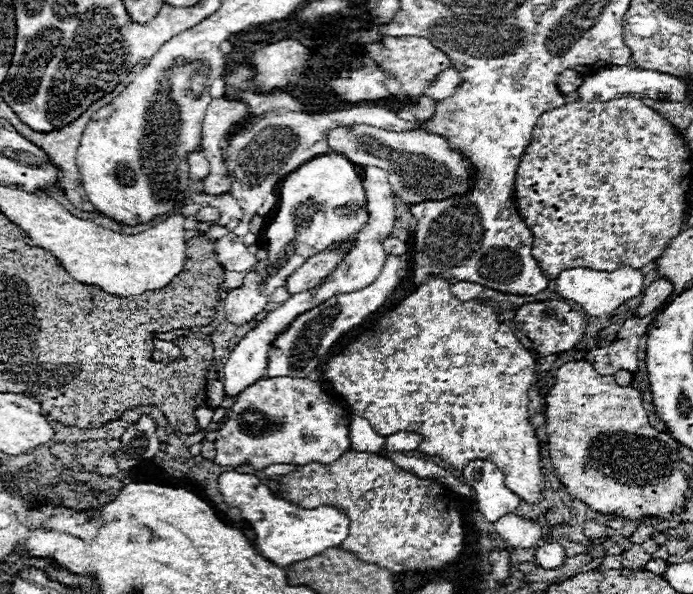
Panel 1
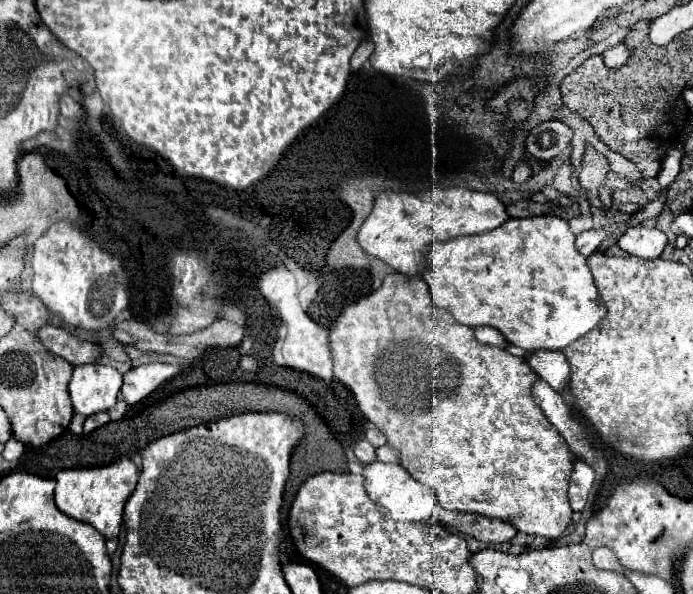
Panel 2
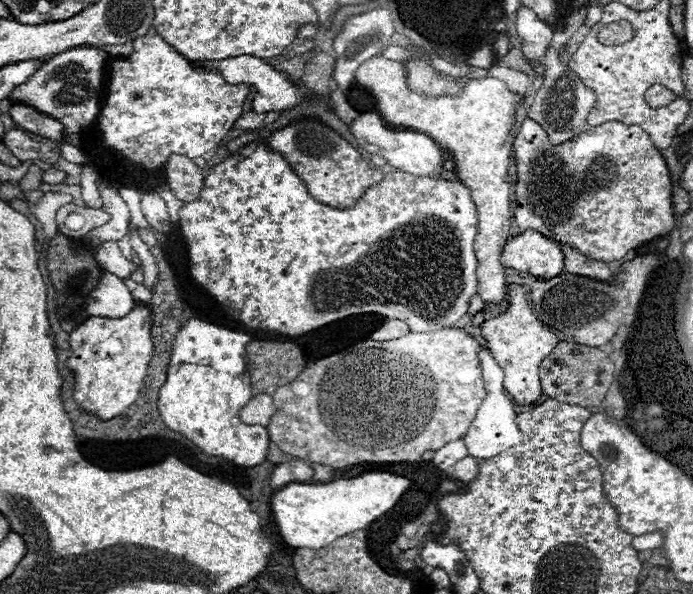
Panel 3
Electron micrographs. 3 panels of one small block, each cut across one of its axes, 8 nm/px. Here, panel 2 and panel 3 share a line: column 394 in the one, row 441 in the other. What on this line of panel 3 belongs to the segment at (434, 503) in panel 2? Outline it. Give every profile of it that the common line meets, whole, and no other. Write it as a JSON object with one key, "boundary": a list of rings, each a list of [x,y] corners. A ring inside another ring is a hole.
{"boundary":[[[480,354],[480,362],[482,362],[482,374],[484,374],[484,382],[488,388],[488,396],[482,402],[482,406],[476,414],[476,420],[468,428],[468,434],[464,436],[464,444],[470,452],[470,456],[474,456],[476,460],[488,460],[488,458],[494,458],[496,454],[516,446],[520,442],[520,430],[516,424],[514,402],[502,386],[504,372],[498,370],[498,364],[496,364],[496,360],[492,360],[490,354]]]}

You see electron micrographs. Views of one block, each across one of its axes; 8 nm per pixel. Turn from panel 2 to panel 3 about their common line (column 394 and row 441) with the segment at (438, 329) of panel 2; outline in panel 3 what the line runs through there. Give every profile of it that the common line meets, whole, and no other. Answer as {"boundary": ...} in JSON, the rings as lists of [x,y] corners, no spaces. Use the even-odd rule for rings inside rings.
{"boundary":[[[442,328],[438,332],[428,332],[428,334],[408,332],[402,338],[394,338],[394,340],[386,340],[386,342],[376,342],[376,340],[358,342],[354,346],[350,346],[348,350],[341,350],[328,358],[322,358],[322,360],[310,364],[298,378],[294,378],[290,384],[278,388],[272,394],[272,398],[276,402],[276,414],[272,416],[270,424],[266,426],[270,440],[274,444],[278,444],[278,448],[290,456],[296,456],[296,458],[302,458],[308,462],[326,464],[332,468],[346,468],[346,466],[360,464],[360,462],[418,462],[426,450],[436,452],[444,444],[464,438],[470,424],[474,422],[476,412],[486,398],[486,384],[482,378],[482,368],[480,368],[480,358],[478,358],[480,350],[482,350],[482,344],[466,328]]]}

